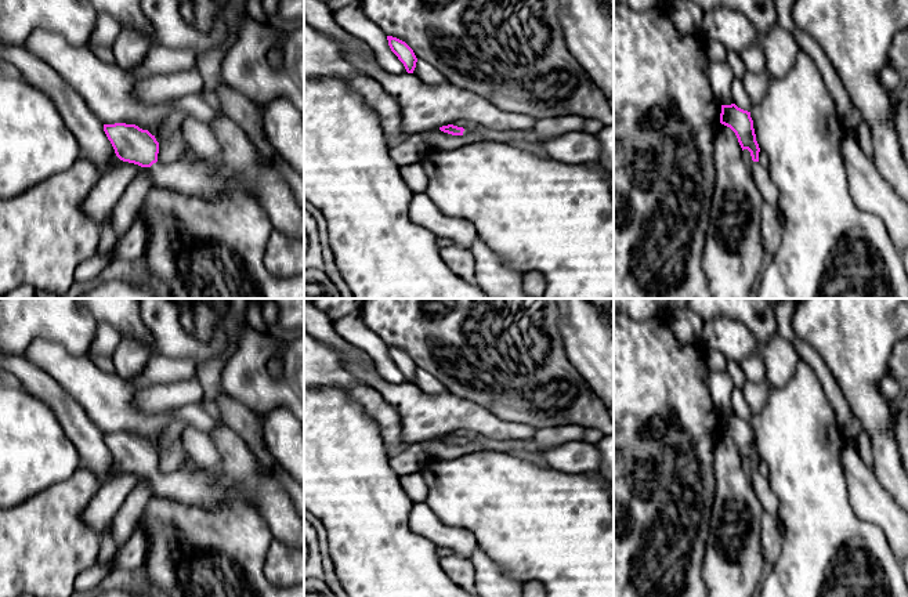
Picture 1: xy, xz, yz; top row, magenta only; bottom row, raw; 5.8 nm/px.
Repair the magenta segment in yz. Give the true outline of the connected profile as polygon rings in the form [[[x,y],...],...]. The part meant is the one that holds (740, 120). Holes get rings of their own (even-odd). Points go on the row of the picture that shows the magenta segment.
[[[735,104],[721,105],[720,123],[730,127],[744,149],[752,156],[752,178],[762,198],[771,206],[778,207],[778,188],[773,182],[770,173],[759,163],[759,144],[753,129],[750,112],[738,108]]]

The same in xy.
[[[104,124],[104,131],[120,160],[151,170],[151,187],[167,188],[176,195],[196,196],[211,205],[218,205],[235,193],[253,199],[257,196],[256,185],[249,177],[238,174],[220,160],[160,163],[155,135],[135,124]]]

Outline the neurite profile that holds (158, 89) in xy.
[[[198,68],[156,73],[135,82],[134,97],[146,104],[164,104],[189,94],[199,94],[203,88],[203,77]]]

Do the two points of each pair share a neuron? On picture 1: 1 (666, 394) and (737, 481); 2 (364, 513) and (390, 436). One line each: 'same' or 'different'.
1: different
2: different

